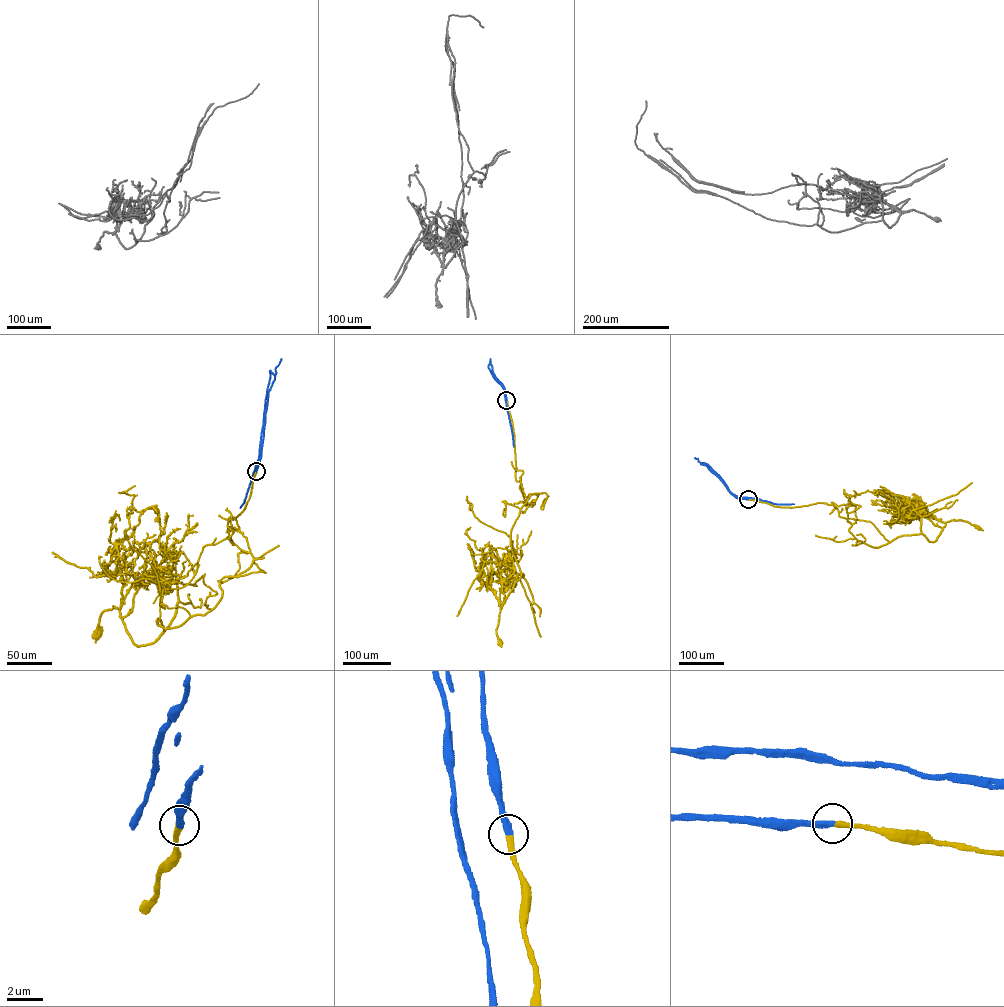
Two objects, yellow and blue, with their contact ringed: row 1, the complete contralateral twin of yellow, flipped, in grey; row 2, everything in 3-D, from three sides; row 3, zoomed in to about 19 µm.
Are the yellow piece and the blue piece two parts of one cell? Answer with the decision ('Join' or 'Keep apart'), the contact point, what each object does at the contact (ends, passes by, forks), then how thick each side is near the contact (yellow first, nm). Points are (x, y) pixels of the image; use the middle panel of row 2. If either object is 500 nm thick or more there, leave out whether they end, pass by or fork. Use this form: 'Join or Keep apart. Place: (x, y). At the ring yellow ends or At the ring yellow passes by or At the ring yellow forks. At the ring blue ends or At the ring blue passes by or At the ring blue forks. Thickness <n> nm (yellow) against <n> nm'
Join. Place: (506, 400). At the ring yellow ends. At the ring blue ends. Thickness 320 nm (yellow) against 380 nm

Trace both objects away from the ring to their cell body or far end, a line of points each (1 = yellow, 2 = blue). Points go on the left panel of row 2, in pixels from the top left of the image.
1: (256, 471), (227, 524), (253, 561), (216, 606), (138, 646), (114, 607), (97, 634)
2: (256, 471), (268, 391), (275, 378), (270, 370), (259, 457), (240, 507)

